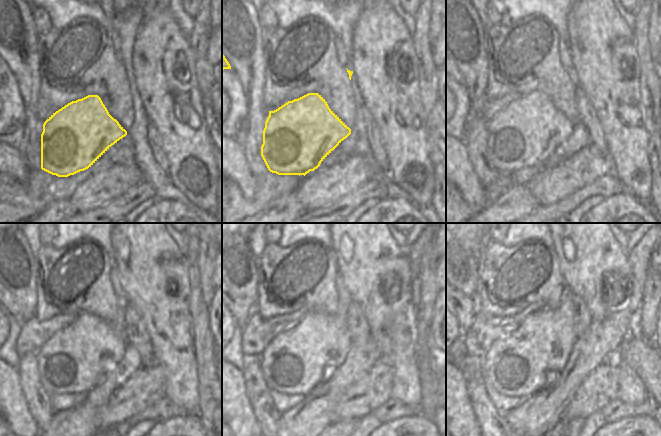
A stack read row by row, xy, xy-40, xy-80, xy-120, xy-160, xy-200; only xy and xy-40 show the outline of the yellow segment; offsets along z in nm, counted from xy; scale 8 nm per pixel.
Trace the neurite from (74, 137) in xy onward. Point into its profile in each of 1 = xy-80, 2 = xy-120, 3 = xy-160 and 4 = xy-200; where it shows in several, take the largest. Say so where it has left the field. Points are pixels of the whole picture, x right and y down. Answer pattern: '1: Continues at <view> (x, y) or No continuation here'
1: Continues at xy-80 (527, 132)
2: Continues at xy-120 (75, 360)
3: Continues at xy-160 (295, 362)
4: Continues at xy-200 (517, 365)

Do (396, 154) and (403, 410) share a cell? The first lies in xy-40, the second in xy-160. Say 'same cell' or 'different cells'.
different cells

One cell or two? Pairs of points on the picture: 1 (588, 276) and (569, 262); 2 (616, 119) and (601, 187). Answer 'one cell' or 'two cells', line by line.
1: one cell
2: two cells

